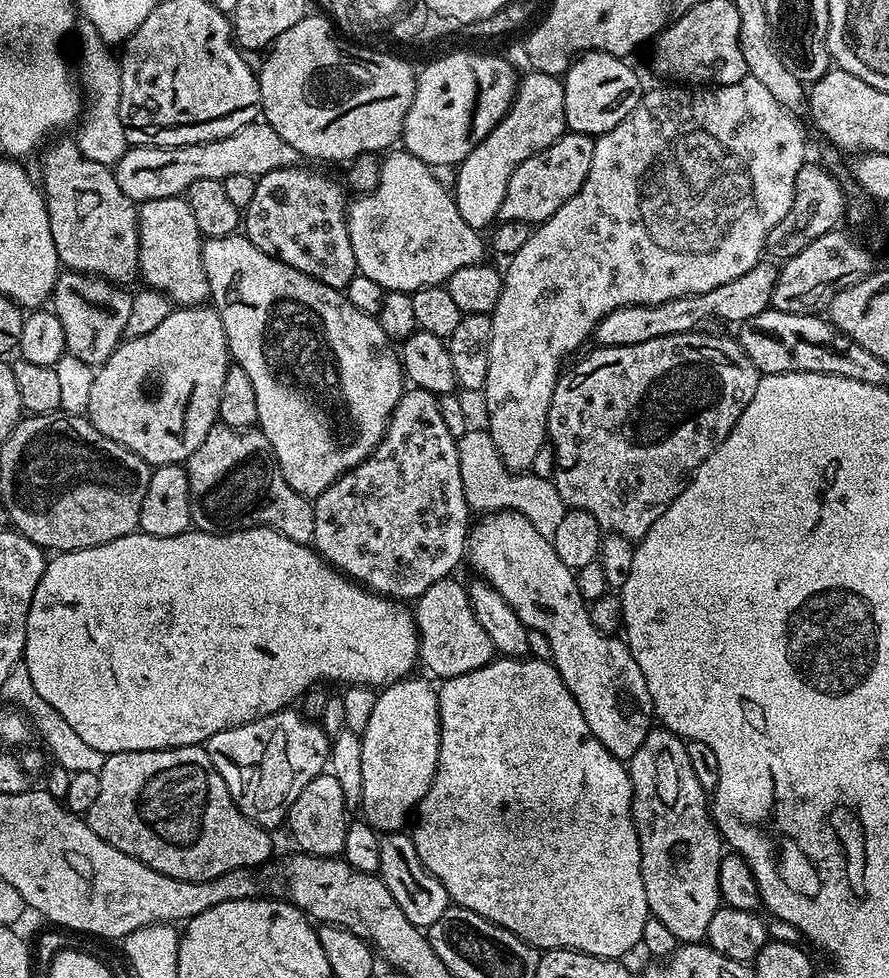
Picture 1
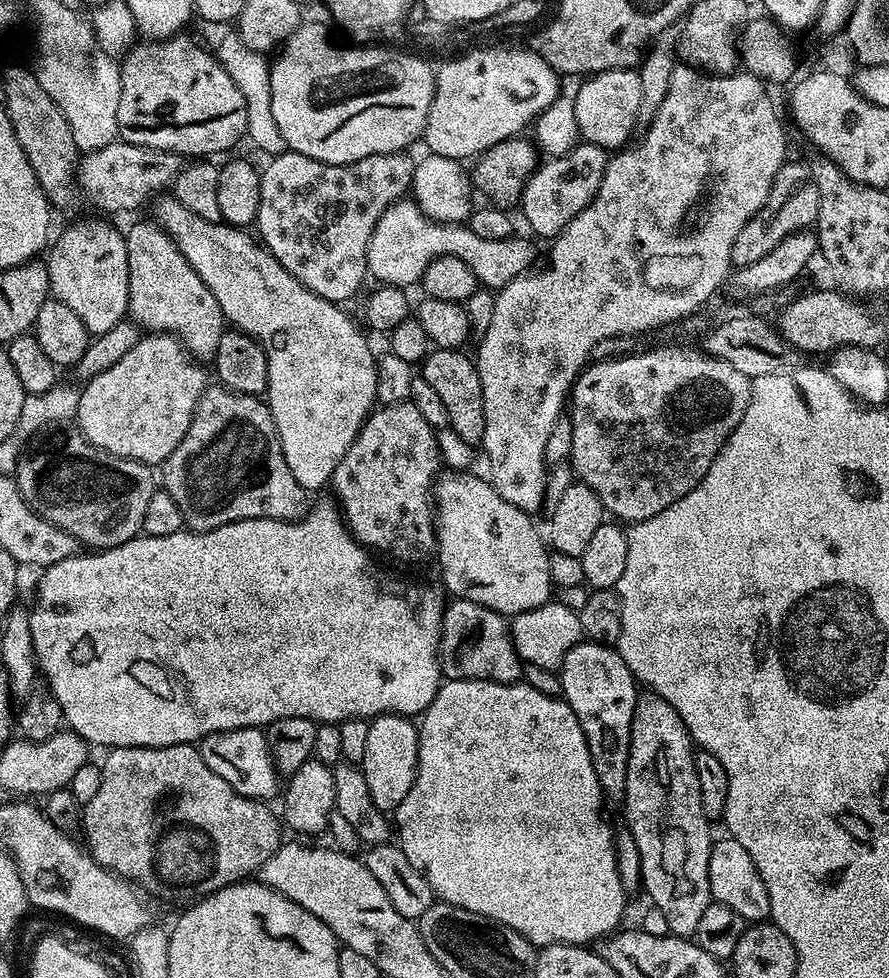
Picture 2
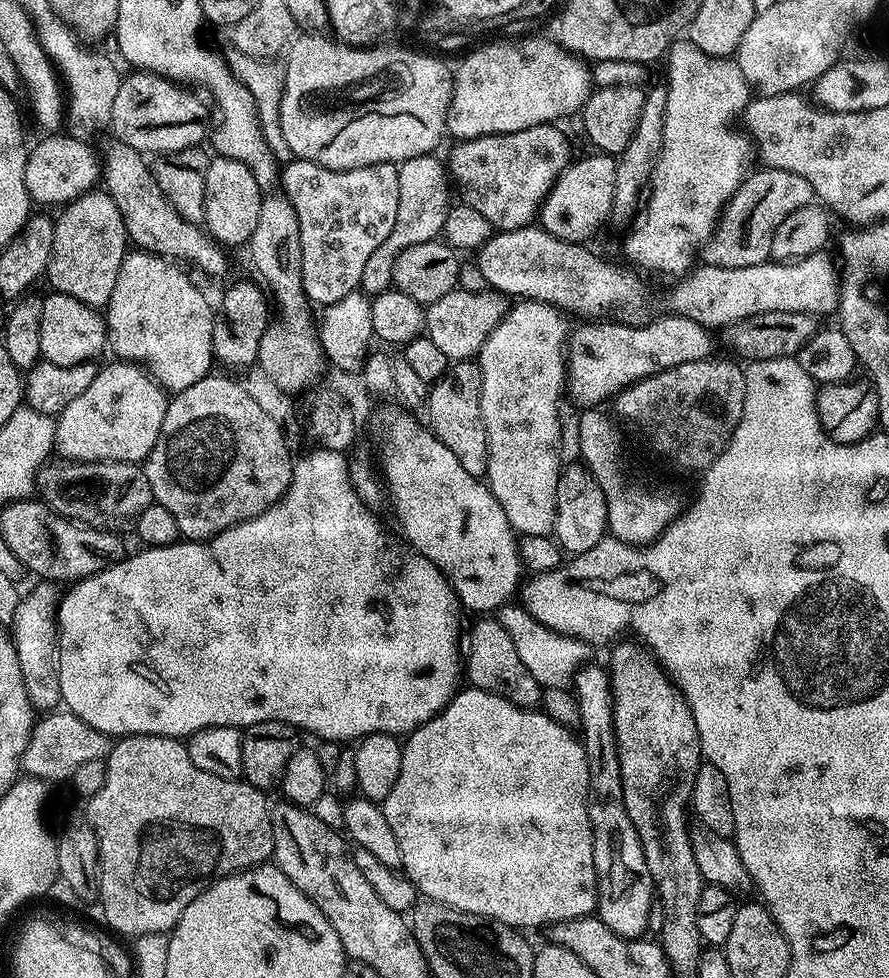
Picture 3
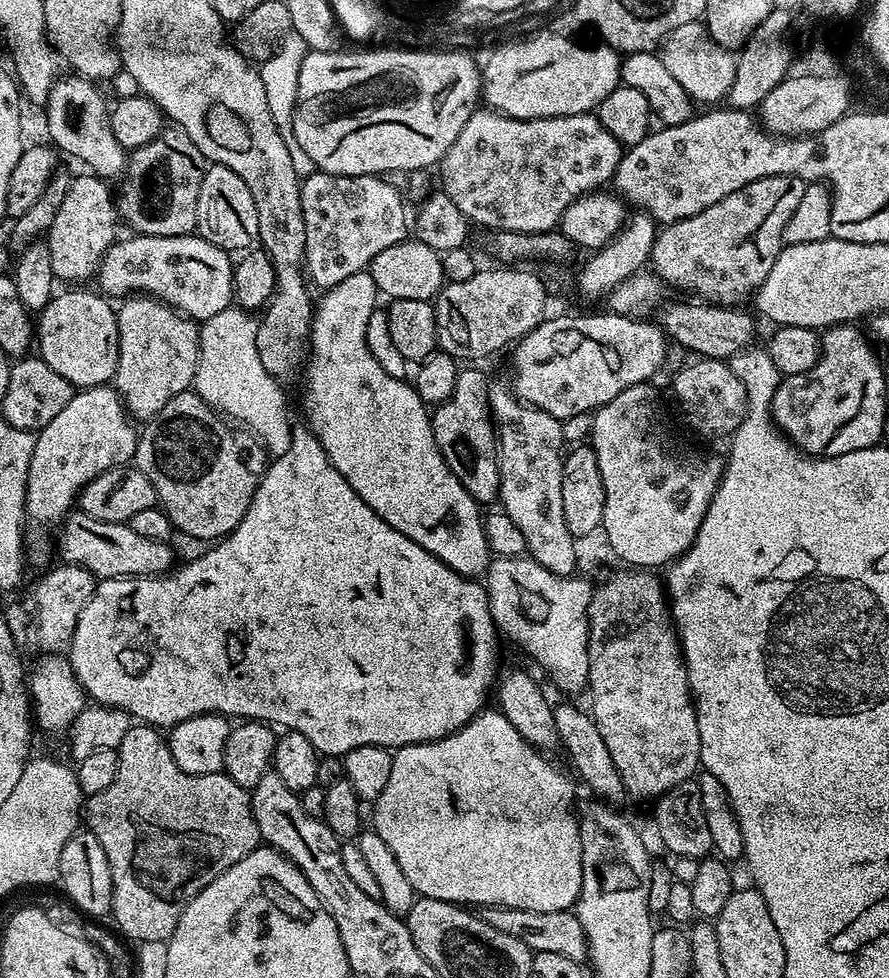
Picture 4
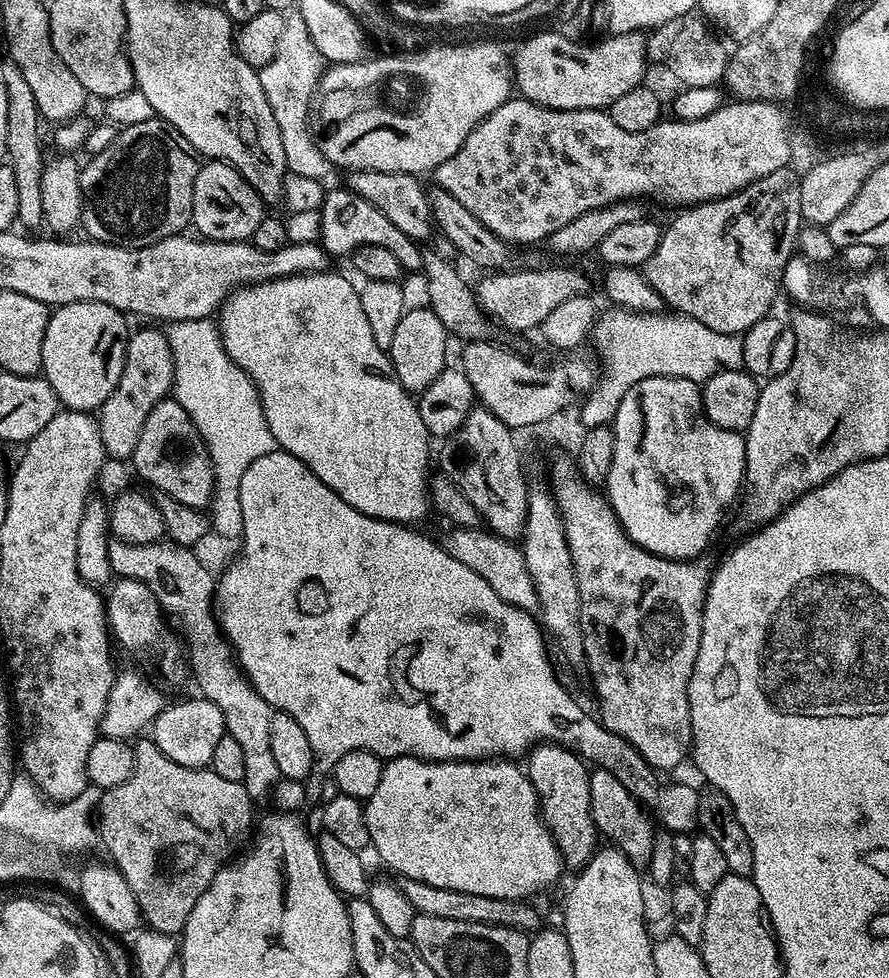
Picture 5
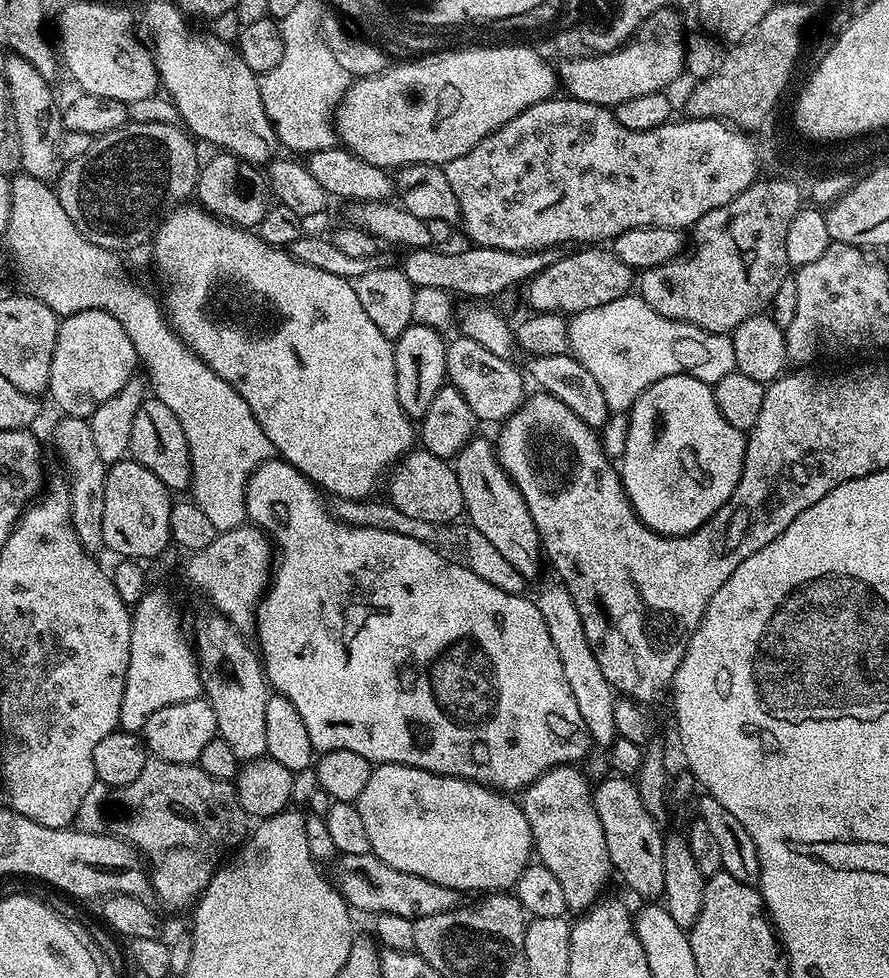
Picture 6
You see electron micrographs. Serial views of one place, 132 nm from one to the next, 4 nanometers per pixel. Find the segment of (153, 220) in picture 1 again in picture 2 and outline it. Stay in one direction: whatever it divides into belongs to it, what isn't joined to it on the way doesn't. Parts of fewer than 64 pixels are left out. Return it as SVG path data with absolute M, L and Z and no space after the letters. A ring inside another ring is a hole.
M155 222L136 224L127 229L128 316L133 324L152 334L176 337L197 361L211 361L218 350L218 342L226 330L226 321L218 298L210 294L206 282L198 278L194 266L186 262L182 250Z

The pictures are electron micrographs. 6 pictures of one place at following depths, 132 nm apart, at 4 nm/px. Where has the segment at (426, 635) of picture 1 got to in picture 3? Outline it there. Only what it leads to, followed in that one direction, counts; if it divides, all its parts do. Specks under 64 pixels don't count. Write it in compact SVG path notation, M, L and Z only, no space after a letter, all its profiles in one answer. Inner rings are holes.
M480 618L472 628L472 637L466 640L466 680L473 688L495 692L505 696L519 708L535 709L542 700L542 687L518 656L517 647L499 619Z

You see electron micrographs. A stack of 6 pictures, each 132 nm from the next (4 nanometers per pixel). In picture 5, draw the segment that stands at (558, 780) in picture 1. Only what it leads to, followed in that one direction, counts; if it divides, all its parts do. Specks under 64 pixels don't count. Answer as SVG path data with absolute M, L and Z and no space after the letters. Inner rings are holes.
M400 756L396 760L385 763L382 778L374 794L364 804L364 817L368 827L368 838L371 847L397 872L397 877L405 880L426 882L430 886L446 886L446 890L466 890L466 894L486 894L490 898L514 898L523 900L532 898L539 888L548 888L560 876L562 861L556 842L548 833L548 827L542 819L540 799L536 797L534 786L530 782L527 771L520 768L508 758L489 758L487 760L419 760L413 756Z

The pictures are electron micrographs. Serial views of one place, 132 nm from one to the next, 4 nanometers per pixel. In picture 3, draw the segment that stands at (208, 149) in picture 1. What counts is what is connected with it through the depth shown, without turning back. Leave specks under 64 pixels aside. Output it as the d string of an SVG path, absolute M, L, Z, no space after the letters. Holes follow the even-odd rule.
M67 134L48 136L36 145L31 145L24 171L24 181L29 201L36 204L57 204L63 206L77 200L83 192L91 192L97 187L102 176L98 156L88 149L83 140L72 138Z

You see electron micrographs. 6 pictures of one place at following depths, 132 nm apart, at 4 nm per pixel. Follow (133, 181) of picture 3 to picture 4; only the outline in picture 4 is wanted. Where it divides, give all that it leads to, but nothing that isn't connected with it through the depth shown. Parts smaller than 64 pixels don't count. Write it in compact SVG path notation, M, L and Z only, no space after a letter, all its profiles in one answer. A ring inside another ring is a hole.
M79 74L69 77L69 80L57 79L49 90L46 105L47 139L61 153L64 151L66 155L81 160L88 167L85 169L91 170L95 175L101 178L119 177L126 167L126 150L118 142L118 138L114 138L109 101L104 101L103 94L96 89L99 87L93 81L86 80Z

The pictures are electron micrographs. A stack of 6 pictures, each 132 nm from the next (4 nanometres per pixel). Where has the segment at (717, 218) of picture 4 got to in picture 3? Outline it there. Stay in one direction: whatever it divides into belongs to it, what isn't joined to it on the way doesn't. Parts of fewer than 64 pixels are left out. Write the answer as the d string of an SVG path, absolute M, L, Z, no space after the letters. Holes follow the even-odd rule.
M767 166L761 172L745 175L736 193L728 199L720 219L716 222L716 231L703 245L703 263L723 268L741 268L758 266L772 255L774 230L782 226L786 214L794 214L798 206L813 203L814 193L810 182L790 170L778 170Z

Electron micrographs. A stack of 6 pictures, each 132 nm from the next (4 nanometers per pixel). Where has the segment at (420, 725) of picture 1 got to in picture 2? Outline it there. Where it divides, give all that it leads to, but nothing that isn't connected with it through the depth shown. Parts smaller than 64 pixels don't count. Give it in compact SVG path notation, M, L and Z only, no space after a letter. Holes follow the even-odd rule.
M385 714L375 717L368 725L366 734L366 754L362 761L366 786L370 786L370 798L374 798L374 806L391 813L410 794L410 786L414 786L416 767L418 766L418 728L409 717Z

